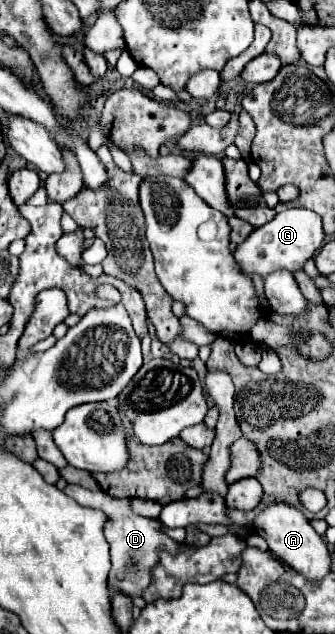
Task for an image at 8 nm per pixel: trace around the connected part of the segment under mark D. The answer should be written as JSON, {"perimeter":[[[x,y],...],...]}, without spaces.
{"perimeter":[[[67,486],[63,490],[67,496],[71,496],[73,500],[77,500],[81,506],[89,506],[89,508],[99,508],[109,516],[109,522],[105,526],[105,538],[111,546],[111,562],[113,568],[109,572],[109,586],[115,590],[121,590],[129,596],[141,594],[149,582],[151,582],[151,566],[157,564],[159,552],[167,550],[171,554],[175,554],[179,550],[179,544],[175,540],[171,540],[169,536],[165,536],[163,532],[159,532],[159,522],[151,520],[151,518],[143,518],[137,516],[129,510],[129,500],[121,500],[121,498],[113,498],[101,490],[87,490],[81,486]]]}

